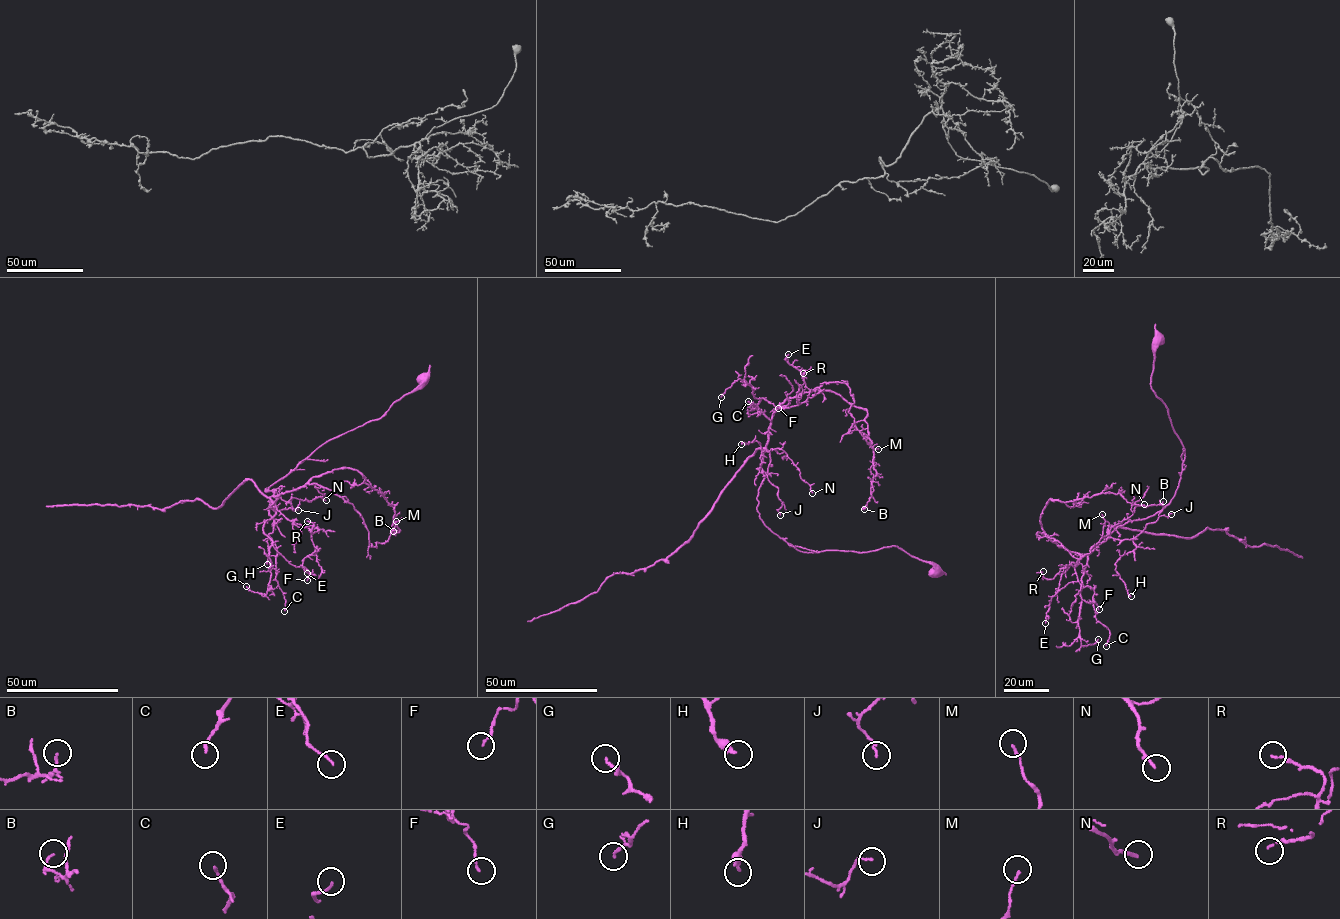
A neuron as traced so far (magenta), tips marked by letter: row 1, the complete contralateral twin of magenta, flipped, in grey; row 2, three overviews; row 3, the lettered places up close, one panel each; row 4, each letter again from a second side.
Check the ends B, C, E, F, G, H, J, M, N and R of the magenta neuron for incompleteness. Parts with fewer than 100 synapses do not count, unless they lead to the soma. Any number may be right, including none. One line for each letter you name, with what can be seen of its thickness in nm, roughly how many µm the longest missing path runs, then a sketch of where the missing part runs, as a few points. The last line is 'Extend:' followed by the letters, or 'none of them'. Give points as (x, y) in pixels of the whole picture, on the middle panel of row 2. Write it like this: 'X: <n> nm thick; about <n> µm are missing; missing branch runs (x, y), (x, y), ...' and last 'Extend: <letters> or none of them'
Extend: none of them

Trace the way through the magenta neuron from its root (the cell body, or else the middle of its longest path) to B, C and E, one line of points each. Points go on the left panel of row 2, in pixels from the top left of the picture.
B: (421, 380), (264, 491), (274, 492), (276, 508), (281, 494), (352, 468), (393, 508), (393, 531)
C: (421, 380), (264, 491), (274, 492), (276, 514), (263, 532), (276, 547), (284, 611)
E: (421, 380), (264, 491), (311, 532), (319, 550), (304, 558), (307, 573)

